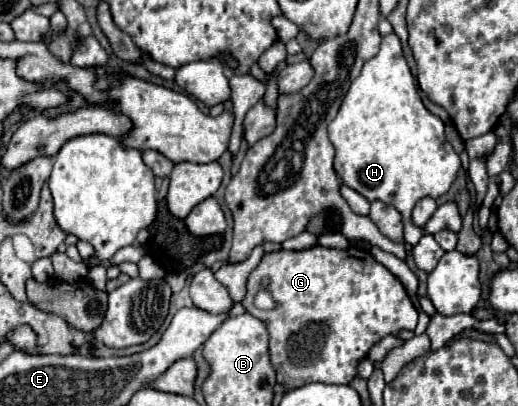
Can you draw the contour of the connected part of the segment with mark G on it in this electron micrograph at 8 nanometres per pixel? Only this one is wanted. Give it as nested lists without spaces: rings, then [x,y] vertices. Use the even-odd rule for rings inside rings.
[[[315,246],[301,252],[281,250],[265,254],[261,264],[249,276],[247,296],[243,300],[243,306],[269,330],[271,362],[277,370],[277,382],[283,384],[287,390],[311,382],[349,384],[357,376],[359,362],[367,356],[367,352],[375,342],[379,342],[383,336],[397,334],[399,330],[415,330],[417,326],[417,308],[407,296],[403,284],[385,266],[381,266],[369,252],[363,252],[359,248],[329,250],[323,246]],[[263,276],[271,280],[269,292],[279,302],[277,310],[259,310],[253,304],[253,298],[257,294]]]

